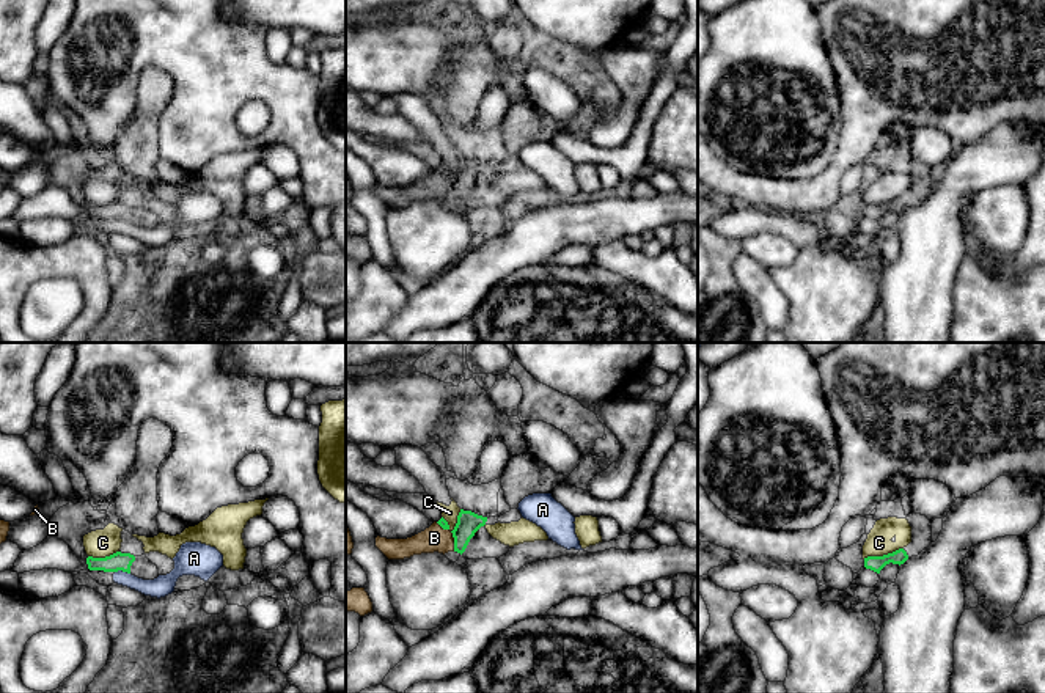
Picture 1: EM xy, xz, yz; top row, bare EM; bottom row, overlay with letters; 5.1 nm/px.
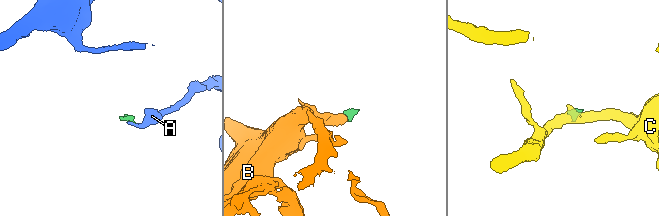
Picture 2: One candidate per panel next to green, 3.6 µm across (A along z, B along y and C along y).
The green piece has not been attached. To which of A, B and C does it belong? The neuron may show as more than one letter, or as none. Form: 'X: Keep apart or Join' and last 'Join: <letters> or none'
A: Keep apart
B: Join
C: Keep apart
Join: B

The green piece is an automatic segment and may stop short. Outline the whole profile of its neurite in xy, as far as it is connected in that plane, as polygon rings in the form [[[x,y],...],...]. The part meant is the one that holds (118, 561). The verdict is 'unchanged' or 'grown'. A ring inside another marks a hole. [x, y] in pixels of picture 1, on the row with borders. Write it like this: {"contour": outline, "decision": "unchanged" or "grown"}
{"contour": [[[116,552],[105,558],[86,558],[90,570],[104,570],[104,572],[127,572],[143,580],[154,580],[159,577],[159,569],[152,564],[146,555],[134,556],[130,553]]], "decision": "grown"}

